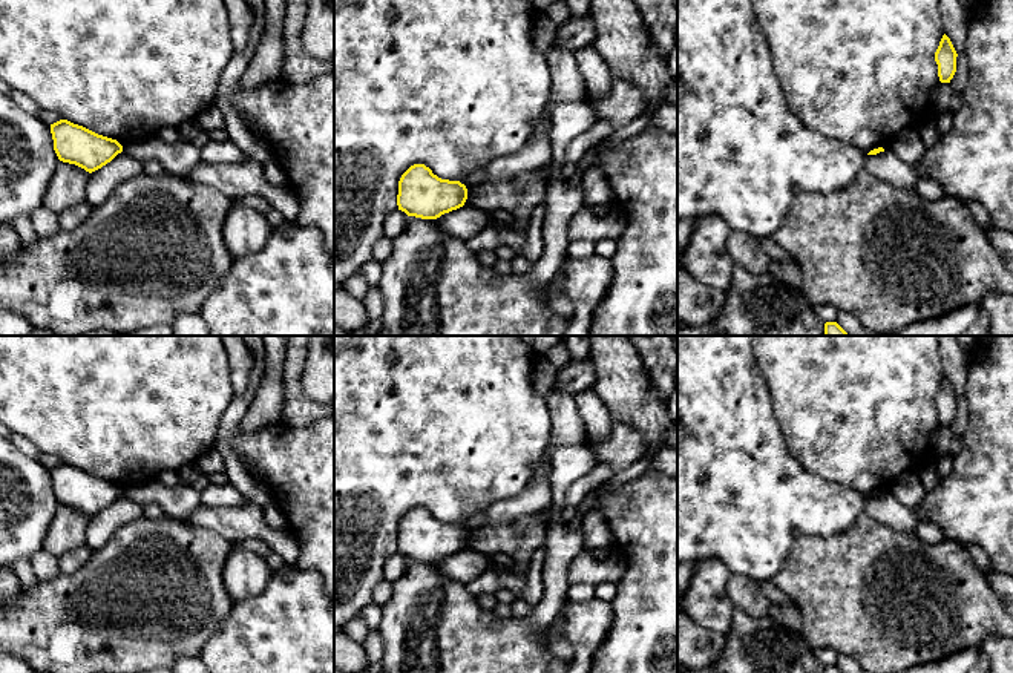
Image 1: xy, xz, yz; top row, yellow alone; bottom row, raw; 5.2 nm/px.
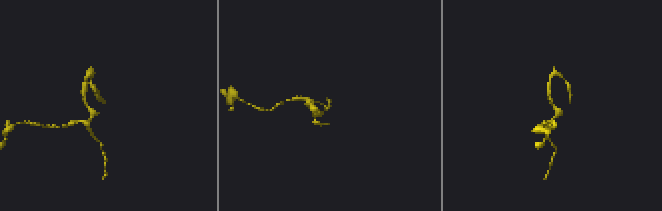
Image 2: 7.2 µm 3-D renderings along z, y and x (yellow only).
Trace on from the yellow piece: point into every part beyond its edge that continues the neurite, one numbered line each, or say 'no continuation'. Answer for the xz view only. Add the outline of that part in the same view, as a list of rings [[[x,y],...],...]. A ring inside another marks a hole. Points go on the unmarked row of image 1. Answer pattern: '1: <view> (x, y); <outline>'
no continuation

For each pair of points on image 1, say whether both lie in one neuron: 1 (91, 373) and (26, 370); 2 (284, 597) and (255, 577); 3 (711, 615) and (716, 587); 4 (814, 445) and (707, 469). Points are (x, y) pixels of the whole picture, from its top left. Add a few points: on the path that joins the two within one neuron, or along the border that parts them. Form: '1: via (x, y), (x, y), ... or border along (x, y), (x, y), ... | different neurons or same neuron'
1: via (75, 370), (42, 370) | same neuron
2: border along (273, 572), (268, 583), (258, 594), (235, 604) | different neurons
3: via (711, 609), (711, 594) | same neuron
4: border along (776, 416), (788, 449), (806, 469), (816, 474) | different neurons

